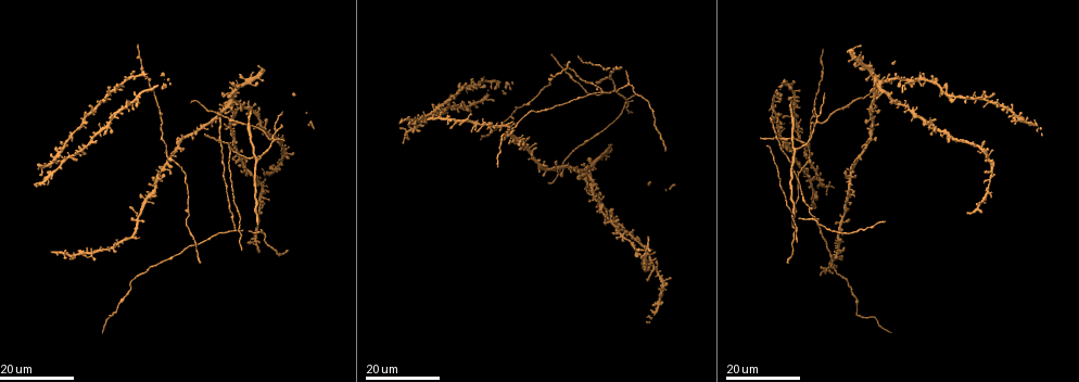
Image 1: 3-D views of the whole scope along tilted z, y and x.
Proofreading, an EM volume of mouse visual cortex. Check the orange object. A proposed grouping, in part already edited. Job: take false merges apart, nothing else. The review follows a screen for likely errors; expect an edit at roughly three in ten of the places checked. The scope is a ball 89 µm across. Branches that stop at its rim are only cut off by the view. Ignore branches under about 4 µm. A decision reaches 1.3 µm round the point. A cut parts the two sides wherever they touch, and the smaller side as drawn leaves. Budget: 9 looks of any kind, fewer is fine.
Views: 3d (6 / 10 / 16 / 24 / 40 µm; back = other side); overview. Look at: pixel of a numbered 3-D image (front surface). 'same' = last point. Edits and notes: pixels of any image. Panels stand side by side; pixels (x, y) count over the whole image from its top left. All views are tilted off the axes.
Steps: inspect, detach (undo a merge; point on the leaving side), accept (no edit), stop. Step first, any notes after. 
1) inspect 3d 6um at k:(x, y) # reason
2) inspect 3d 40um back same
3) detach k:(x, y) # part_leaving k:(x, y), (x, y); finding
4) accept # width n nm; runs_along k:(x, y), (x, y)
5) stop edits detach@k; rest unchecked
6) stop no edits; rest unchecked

inspect 3d 24um at 1:(984, 99) # four or more arms meet

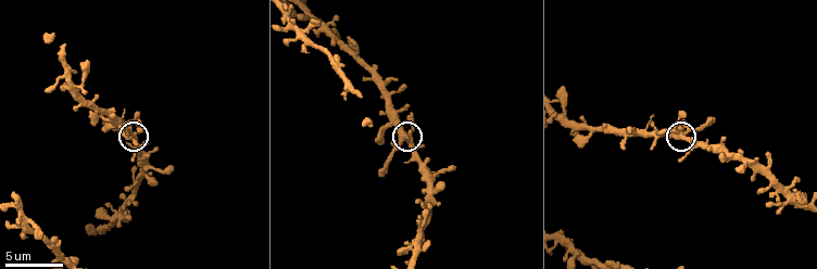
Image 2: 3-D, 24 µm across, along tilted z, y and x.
inspect 3d 10um at 2:(679, 136)

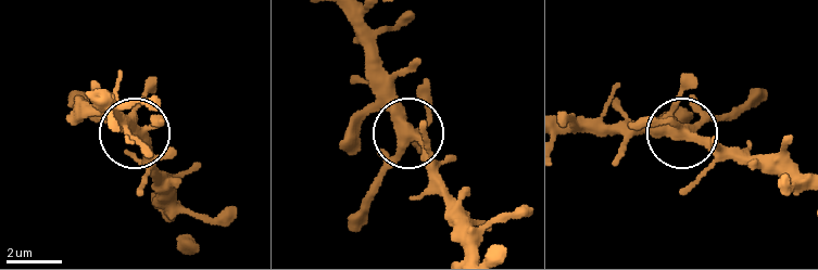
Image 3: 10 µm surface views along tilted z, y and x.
accept # arms 4; continuous, no second neuron

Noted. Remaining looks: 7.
inspect 3d 24um at 1:(256, 244) # narrows sharply

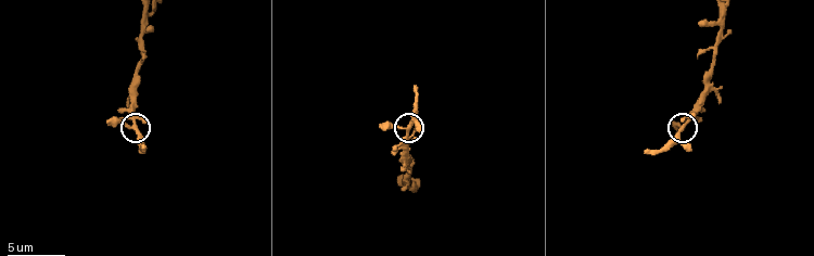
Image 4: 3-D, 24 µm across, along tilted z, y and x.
inspect 3d 6um at 4:(688, 122)

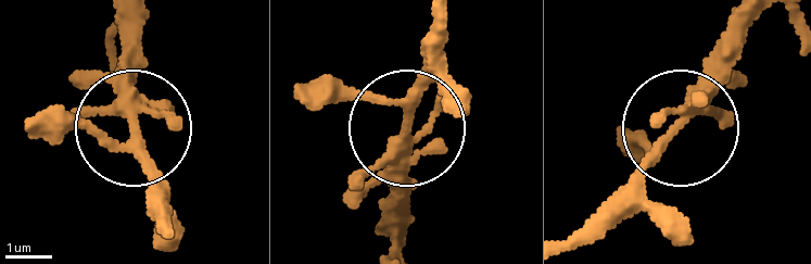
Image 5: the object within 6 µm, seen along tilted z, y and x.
accept # width 220 nm; runs_along 5:(754, 21), (725, 78), (603, 210); all the same neuron

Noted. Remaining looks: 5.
inspect 3d 16um at 1:(806, 143) # arms part here

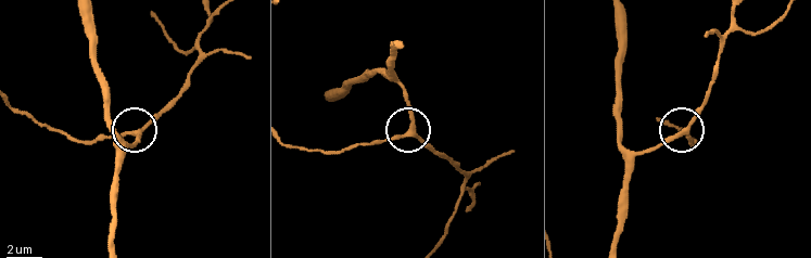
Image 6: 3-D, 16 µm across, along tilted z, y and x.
inspect 3d 6um at 6:(678, 137)

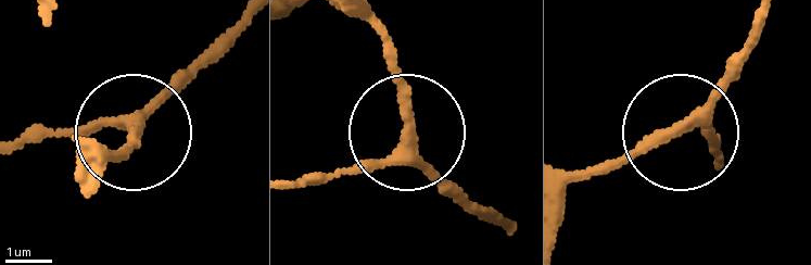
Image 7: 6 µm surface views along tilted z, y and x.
accept # arms 3; runs_along 7:(295, 183), (364, 169), (406, 128), (407, 104), (365, 14); continuous, no second neuron

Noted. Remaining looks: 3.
inspect 3d 16um at 1:(781, 138)

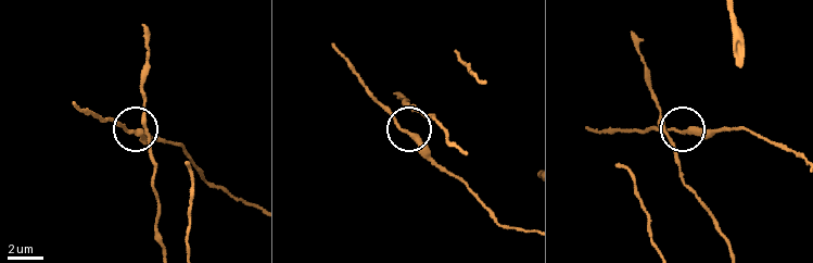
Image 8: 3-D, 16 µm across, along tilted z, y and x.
inspect 3d 6um at 8:(395, 126)

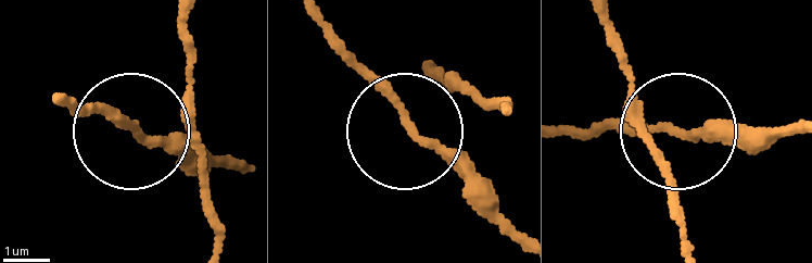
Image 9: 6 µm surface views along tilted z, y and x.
accept # width 140 nm; runs_along 9:(687, 246), (648, 134), (671, 130), (579, 130); one neuron here

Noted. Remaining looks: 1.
stop no edits; rest unchecked

